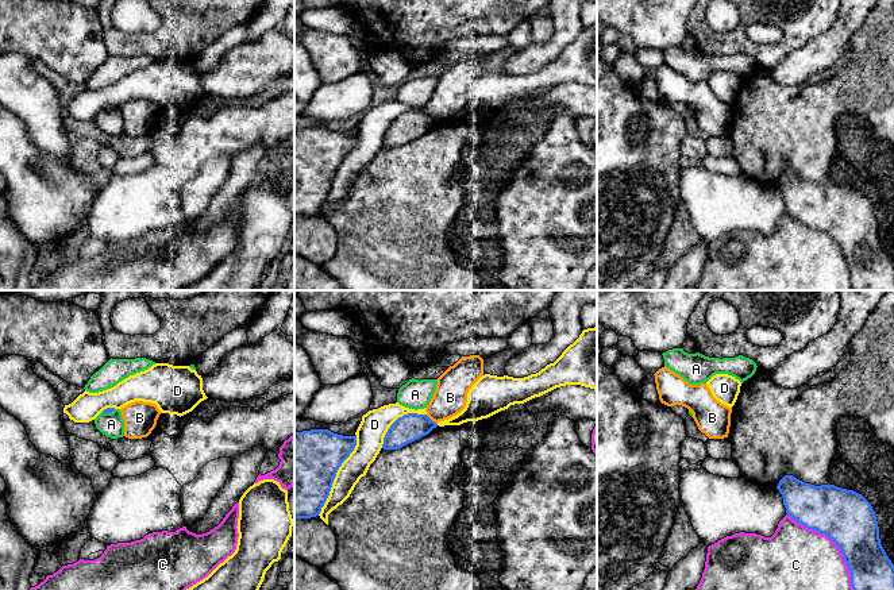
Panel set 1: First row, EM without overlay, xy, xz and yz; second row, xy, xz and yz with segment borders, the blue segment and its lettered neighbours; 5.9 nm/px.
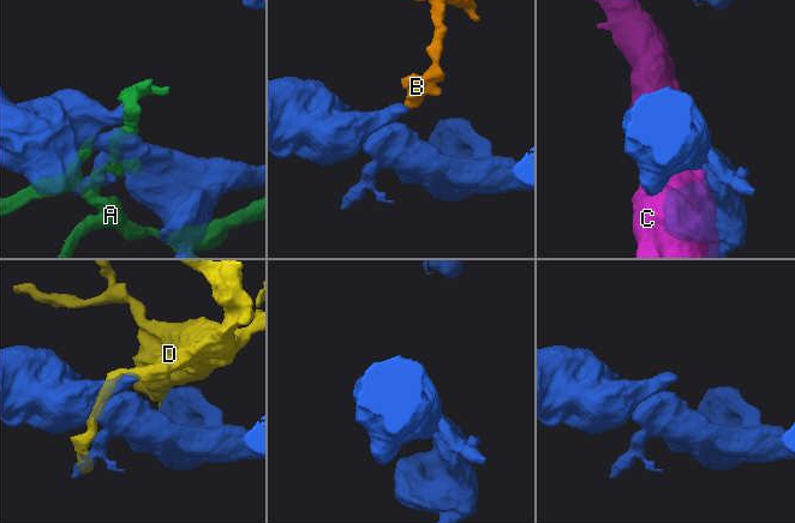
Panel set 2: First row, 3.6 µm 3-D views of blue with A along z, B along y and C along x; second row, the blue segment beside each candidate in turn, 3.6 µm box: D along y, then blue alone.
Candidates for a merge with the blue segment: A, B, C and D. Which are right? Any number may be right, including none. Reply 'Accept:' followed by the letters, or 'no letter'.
Accept: no letter

